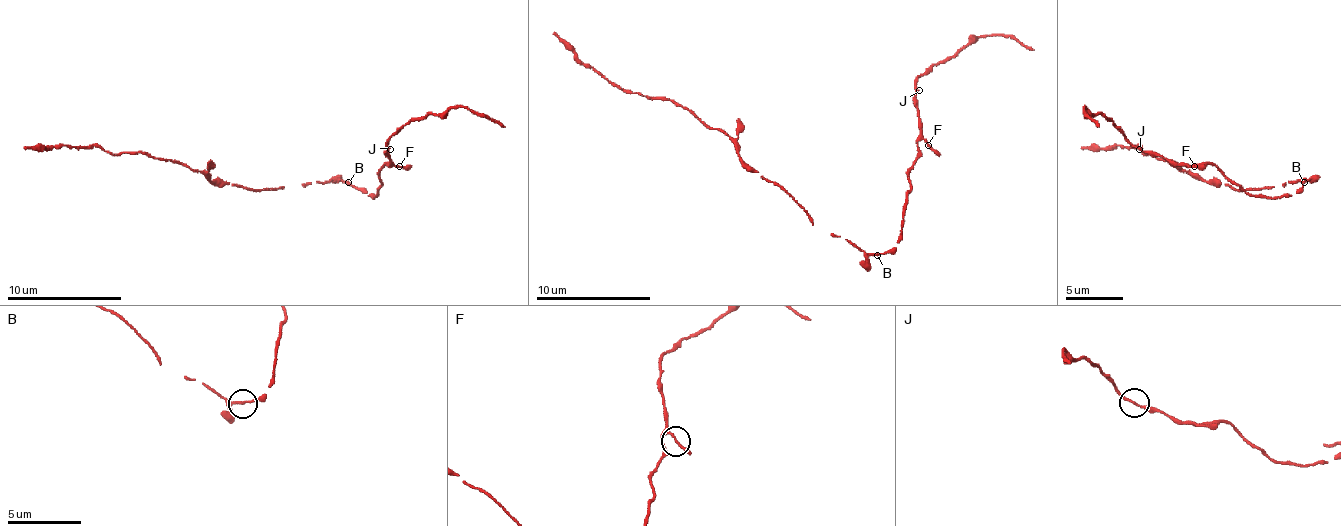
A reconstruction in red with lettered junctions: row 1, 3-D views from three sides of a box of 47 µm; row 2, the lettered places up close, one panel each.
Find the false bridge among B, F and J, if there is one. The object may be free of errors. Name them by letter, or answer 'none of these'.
none of these

